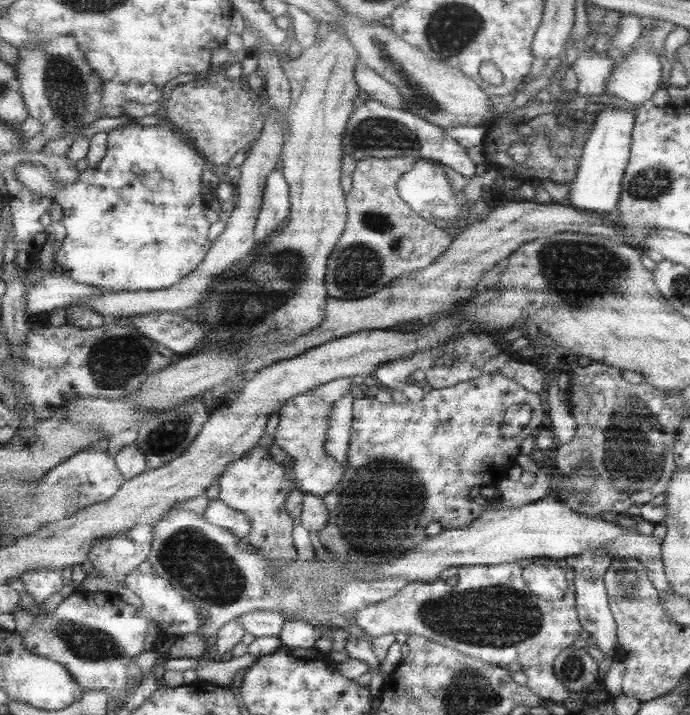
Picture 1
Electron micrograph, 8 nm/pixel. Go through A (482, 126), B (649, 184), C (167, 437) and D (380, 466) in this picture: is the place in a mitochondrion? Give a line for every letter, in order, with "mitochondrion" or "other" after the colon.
A: other
B: mitochondrion
C: mitochondrion
D: mitochondrion

